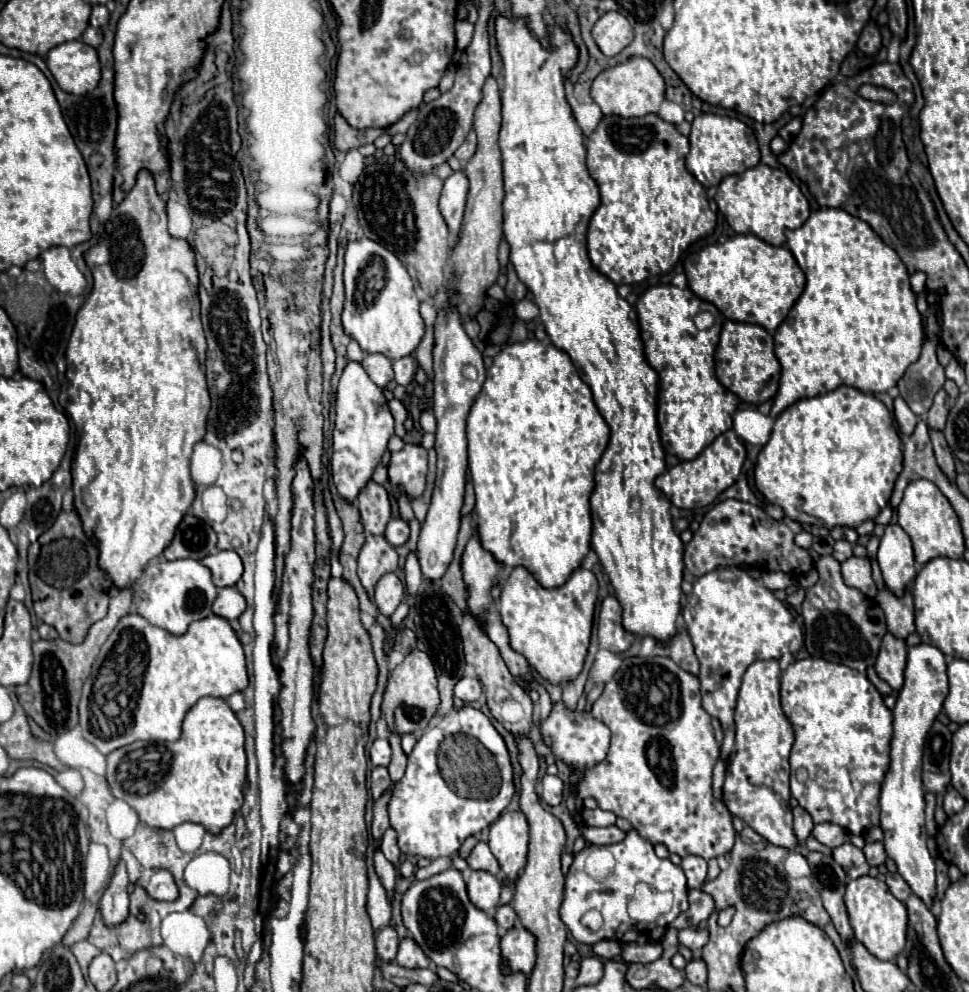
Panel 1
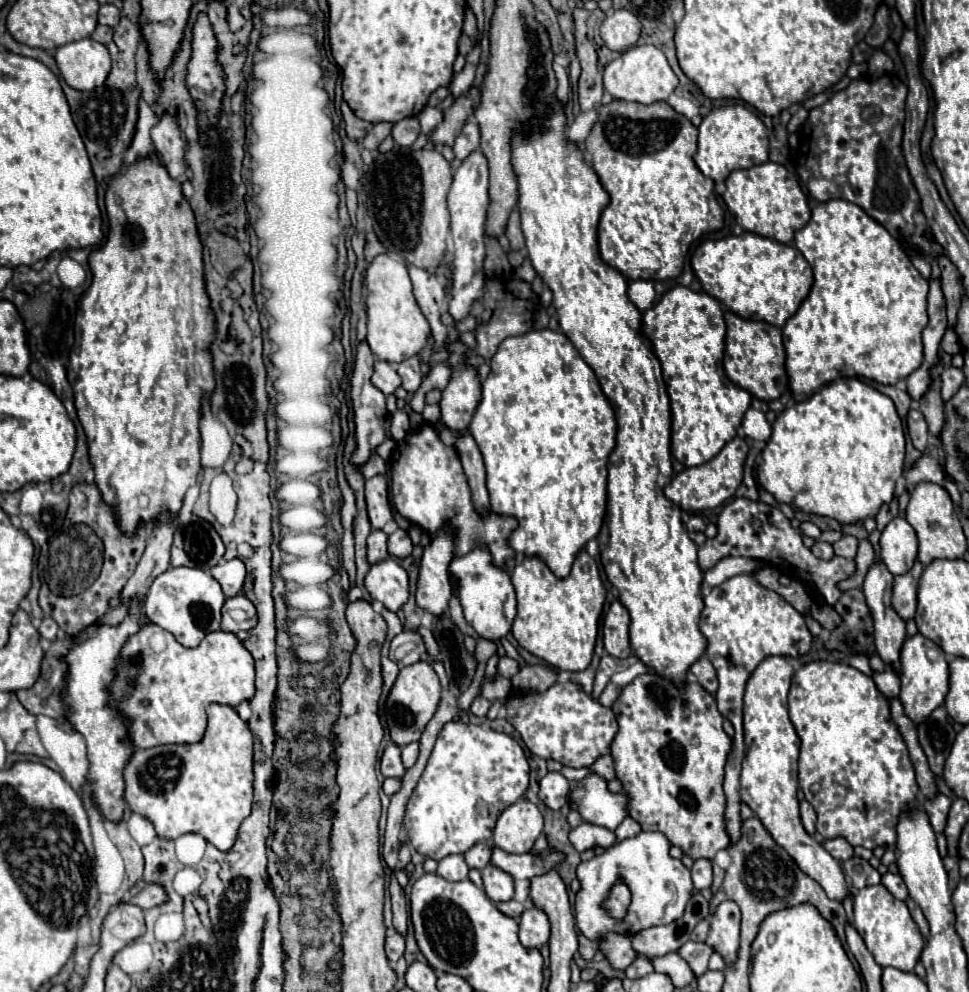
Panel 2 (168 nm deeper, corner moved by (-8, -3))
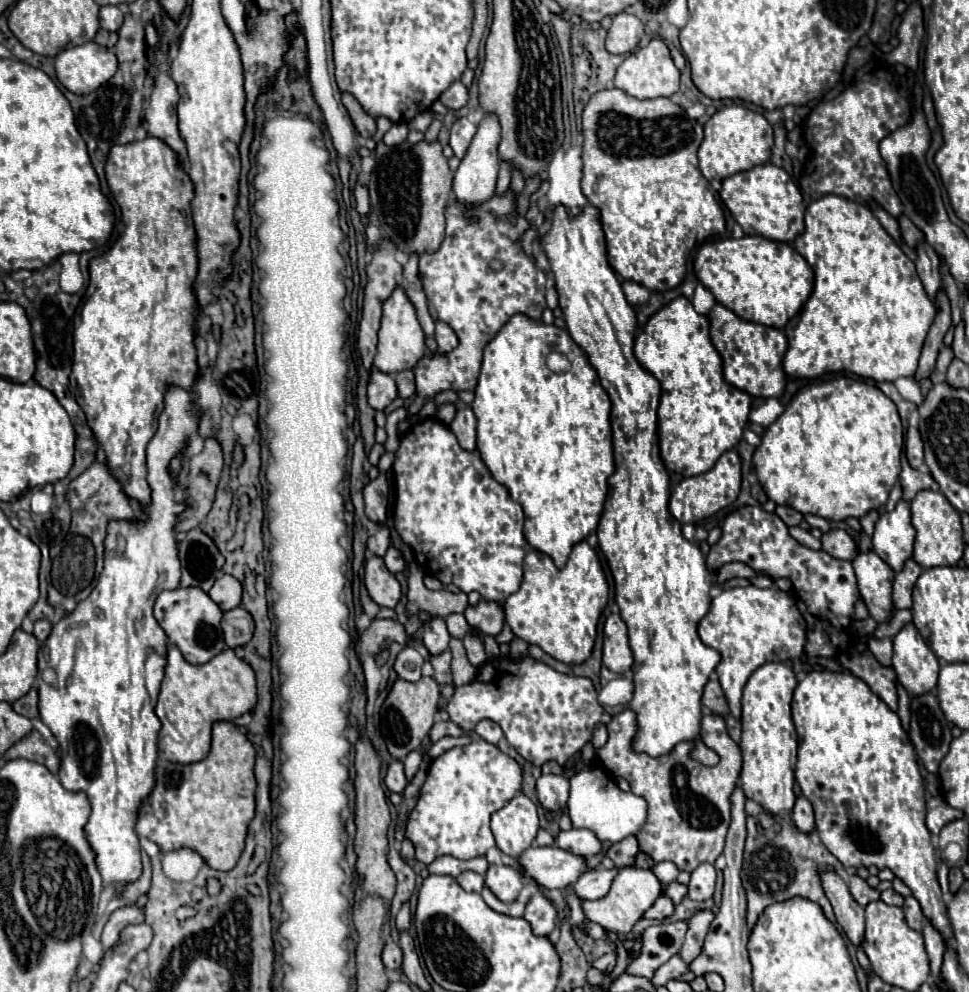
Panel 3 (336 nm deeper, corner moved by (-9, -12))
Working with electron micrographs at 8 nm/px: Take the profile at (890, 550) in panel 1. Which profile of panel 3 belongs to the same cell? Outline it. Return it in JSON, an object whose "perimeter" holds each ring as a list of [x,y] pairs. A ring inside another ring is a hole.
{"perimeter":[[[901,500],[893,512],[881,512],[873,534],[873,552],[881,556],[895,572],[901,572],[905,560],[913,556],[915,528],[911,526],[909,504]]]}

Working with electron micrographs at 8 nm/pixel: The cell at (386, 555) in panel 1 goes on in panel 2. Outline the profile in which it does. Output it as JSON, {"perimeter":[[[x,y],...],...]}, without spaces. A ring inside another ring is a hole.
{"perimeter":[[[372,531],[368,535],[368,541],[366,541],[366,547],[368,547],[368,561],[370,563],[376,563],[380,559],[388,559],[388,549],[386,549],[386,539],[388,535],[384,531]]]}

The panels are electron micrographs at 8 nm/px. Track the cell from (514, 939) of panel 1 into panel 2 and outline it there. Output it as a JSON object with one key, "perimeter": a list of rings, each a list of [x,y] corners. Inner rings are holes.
{"perimeter":[[[528,907],[520,917],[520,941],[524,947],[542,947],[550,939],[550,921],[538,907]]]}

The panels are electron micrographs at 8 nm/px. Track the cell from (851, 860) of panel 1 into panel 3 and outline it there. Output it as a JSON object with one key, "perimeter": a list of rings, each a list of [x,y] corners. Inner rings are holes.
{"perimeter":[[[851,876],[849,878],[849,890],[851,890],[851,894],[853,894],[853,898],[861,904],[861,906],[867,906],[869,902],[873,902],[873,900],[879,900],[879,890],[875,890],[875,888],[871,888],[861,876]]]}

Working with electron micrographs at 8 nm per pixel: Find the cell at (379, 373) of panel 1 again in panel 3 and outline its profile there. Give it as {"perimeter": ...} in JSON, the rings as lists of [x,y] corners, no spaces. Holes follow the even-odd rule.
{"perimeter":[[[381,370],[371,372],[367,398],[375,410],[385,410],[397,398],[397,386],[395,386],[393,376],[385,374]]]}

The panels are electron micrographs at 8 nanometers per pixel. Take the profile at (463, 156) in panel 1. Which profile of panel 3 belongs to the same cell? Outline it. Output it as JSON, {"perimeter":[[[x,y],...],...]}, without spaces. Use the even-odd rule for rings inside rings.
{"perimeter":[[[459,118],[453,128],[451,128],[451,140],[449,140],[449,146],[453,148],[455,156],[461,160],[473,140],[473,136],[477,134],[477,126],[471,124],[467,118]]]}

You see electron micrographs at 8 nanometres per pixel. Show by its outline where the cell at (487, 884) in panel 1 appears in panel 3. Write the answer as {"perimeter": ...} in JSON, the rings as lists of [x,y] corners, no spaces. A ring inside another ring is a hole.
{"perimeter":[[[489,866],[489,870],[485,872],[485,886],[501,902],[513,902],[523,888],[521,872],[513,866]]]}

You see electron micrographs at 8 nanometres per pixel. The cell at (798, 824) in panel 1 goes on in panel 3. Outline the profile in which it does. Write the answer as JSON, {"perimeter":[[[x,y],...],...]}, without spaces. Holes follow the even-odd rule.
{"perimeter":[[[799,796],[799,798],[797,798],[791,818],[793,818],[793,824],[797,826],[799,832],[809,834],[809,832],[815,828],[815,822],[813,822],[813,808],[811,808],[811,802],[809,802],[805,796]]]}

